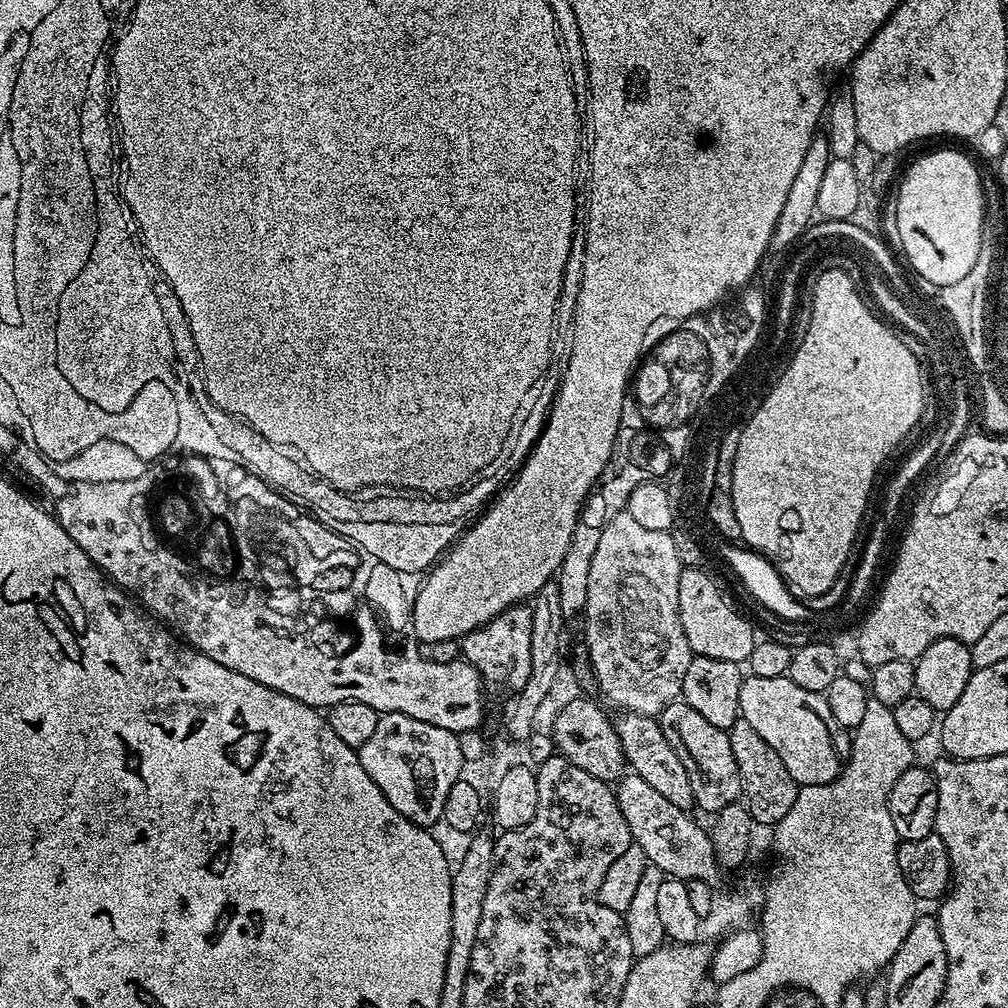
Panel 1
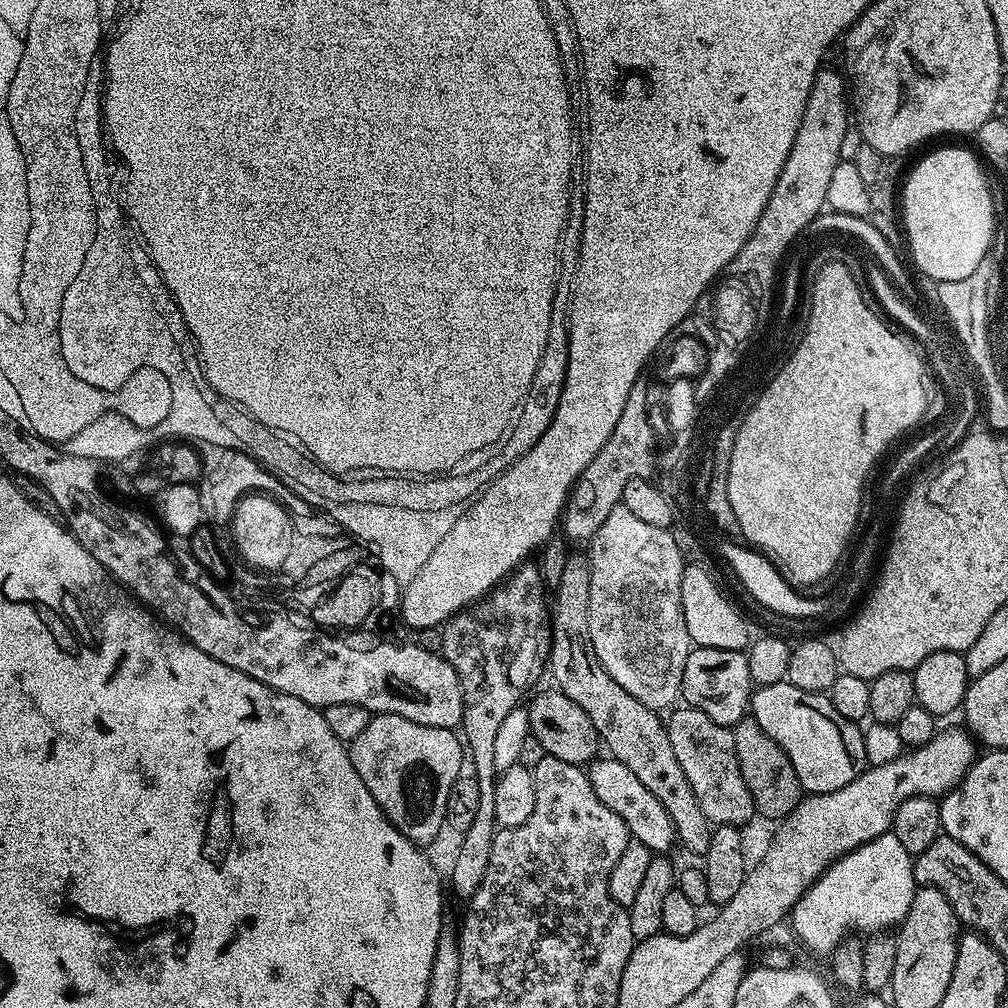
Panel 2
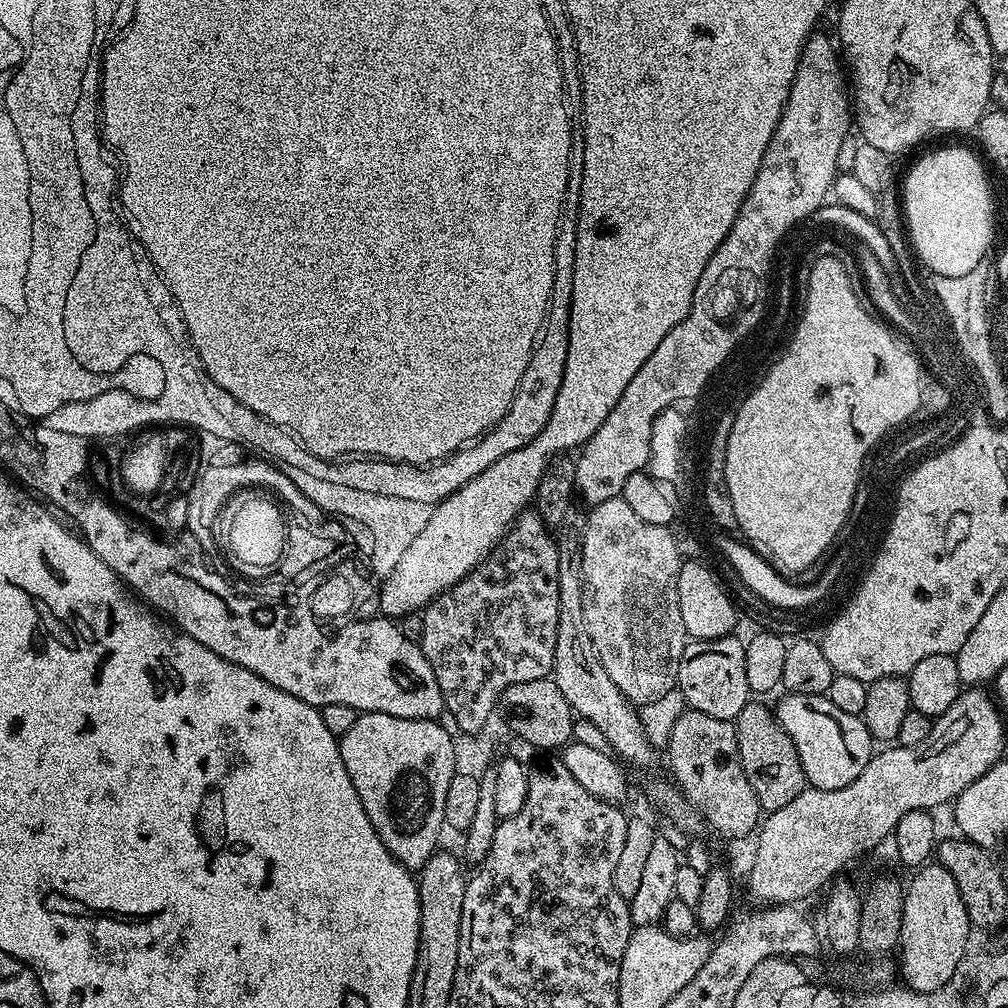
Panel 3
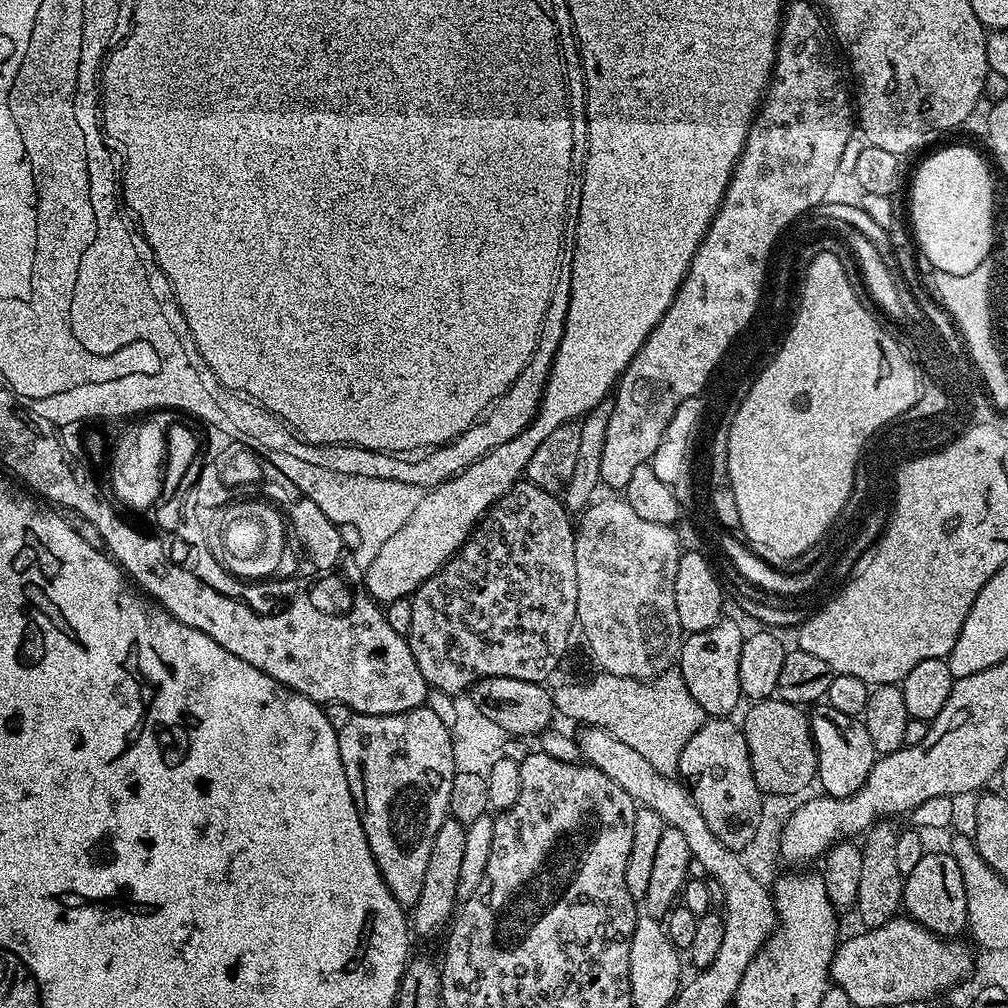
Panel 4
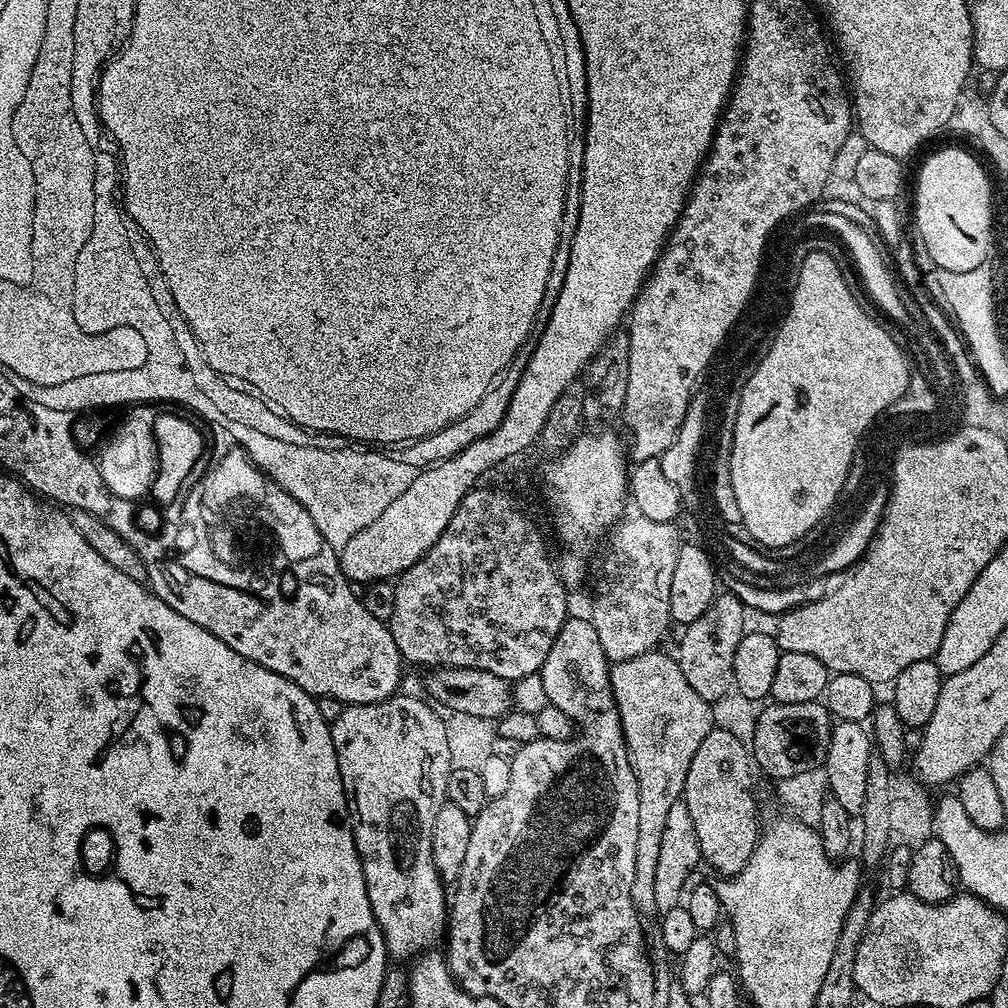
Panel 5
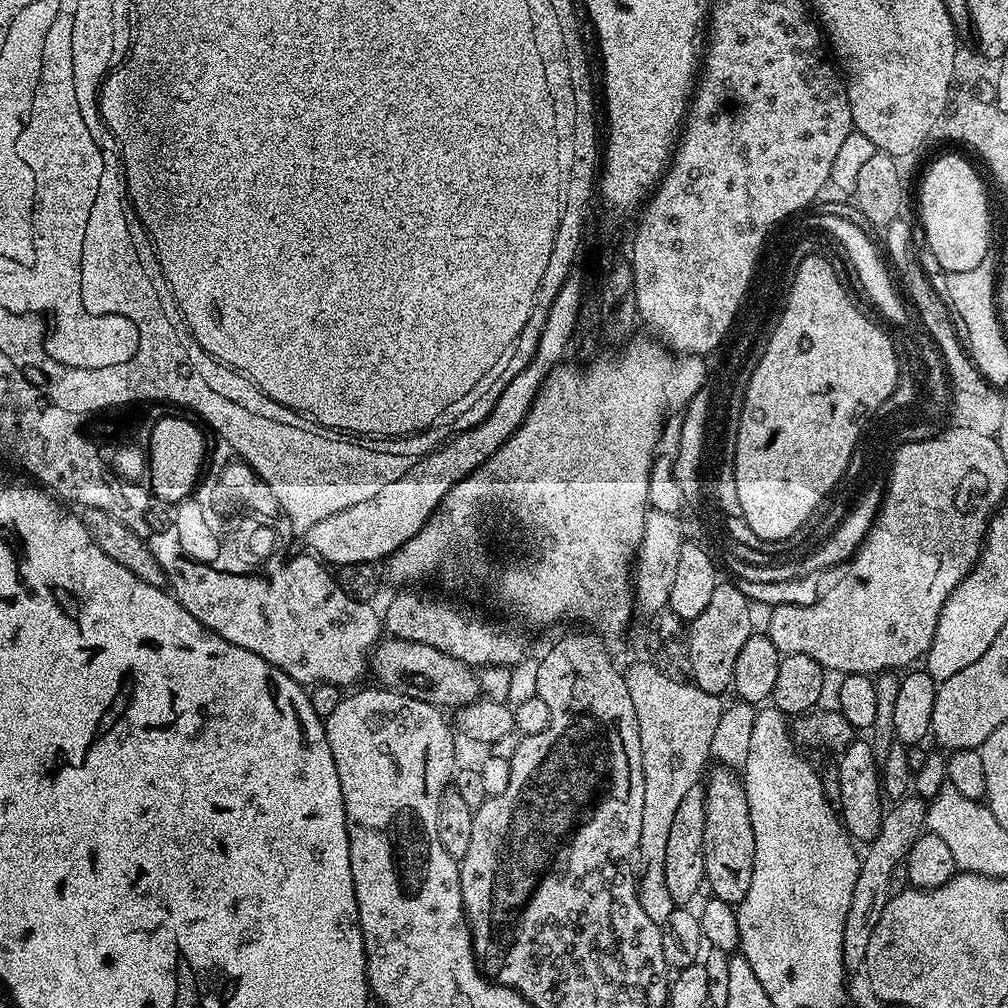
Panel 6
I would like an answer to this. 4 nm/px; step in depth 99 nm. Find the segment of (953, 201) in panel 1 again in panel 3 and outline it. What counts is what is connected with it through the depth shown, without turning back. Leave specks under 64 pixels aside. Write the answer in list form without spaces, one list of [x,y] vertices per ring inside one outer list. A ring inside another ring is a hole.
[[[940,148],[937,152],[926,153],[909,170],[908,177],[904,180],[902,216],[906,221],[906,236],[910,241],[911,251],[915,253],[918,260],[920,255],[921,262],[929,268],[930,273],[937,276],[944,272],[968,272],[968,268],[972,268],[972,264],[980,260],[980,252],[984,252],[984,244],[994,244],[992,188],[988,185],[987,174],[984,173],[985,165],[981,157],[977,156],[964,148]]]

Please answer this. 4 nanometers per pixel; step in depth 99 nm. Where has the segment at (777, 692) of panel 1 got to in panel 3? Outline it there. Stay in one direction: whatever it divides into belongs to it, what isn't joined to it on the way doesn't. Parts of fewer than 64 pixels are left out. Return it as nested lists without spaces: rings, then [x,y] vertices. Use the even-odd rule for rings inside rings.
[[[789,692],[781,697],[781,700],[774,704],[776,719],[784,727],[786,734],[790,734],[798,750],[805,781],[818,790],[842,790],[842,786],[850,786],[850,782],[854,782],[854,778],[858,778],[858,774],[866,770],[866,762],[870,762],[870,758],[874,755],[874,741],[863,719],[838,710],[838,706],[834,706],[834,702],[830,702],[827,695],[807,696]]]

